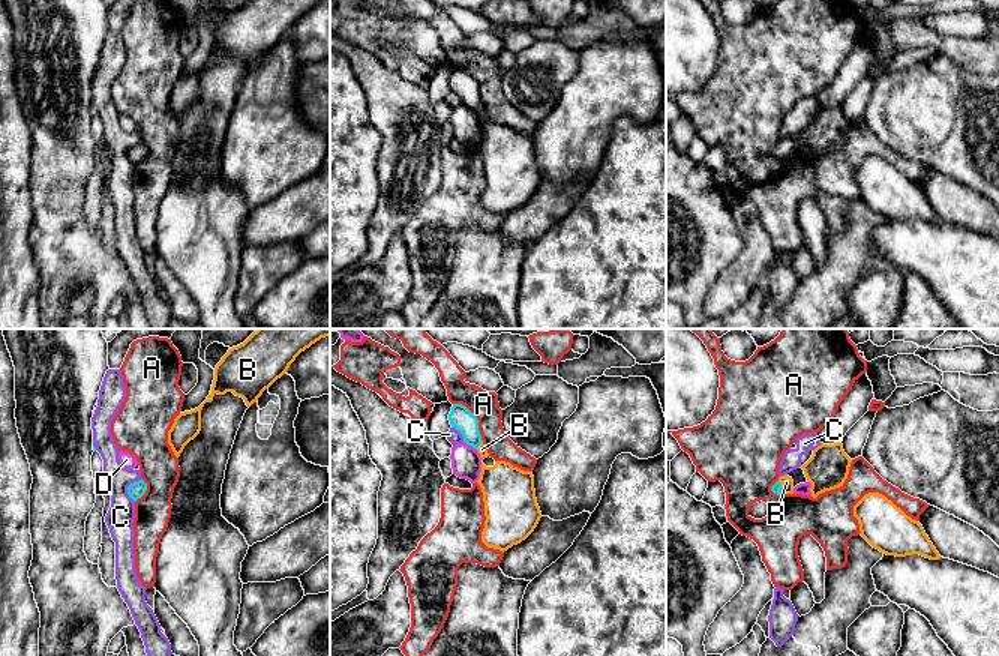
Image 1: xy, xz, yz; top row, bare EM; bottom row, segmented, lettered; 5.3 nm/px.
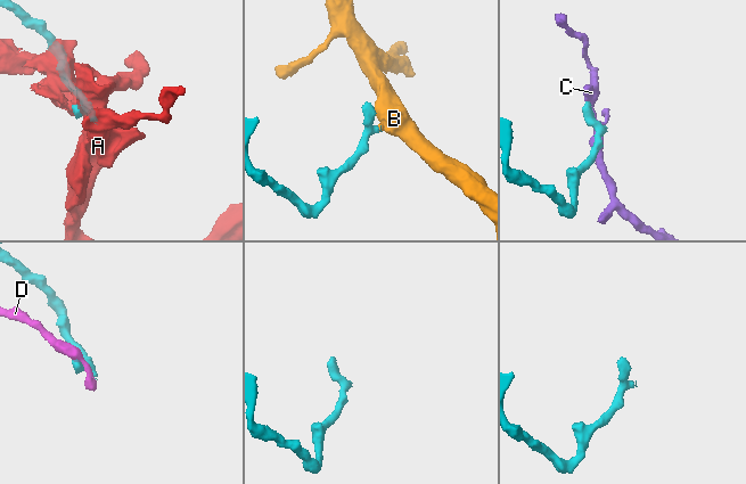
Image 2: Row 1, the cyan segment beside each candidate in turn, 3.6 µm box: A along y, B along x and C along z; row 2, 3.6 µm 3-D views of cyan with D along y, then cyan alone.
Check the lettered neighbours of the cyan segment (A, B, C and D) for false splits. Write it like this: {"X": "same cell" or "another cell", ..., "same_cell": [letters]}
{"A": "another cell", "B": "same cell", "C": "another cell", "D": "another cell", "same_cell": ["B"]}

